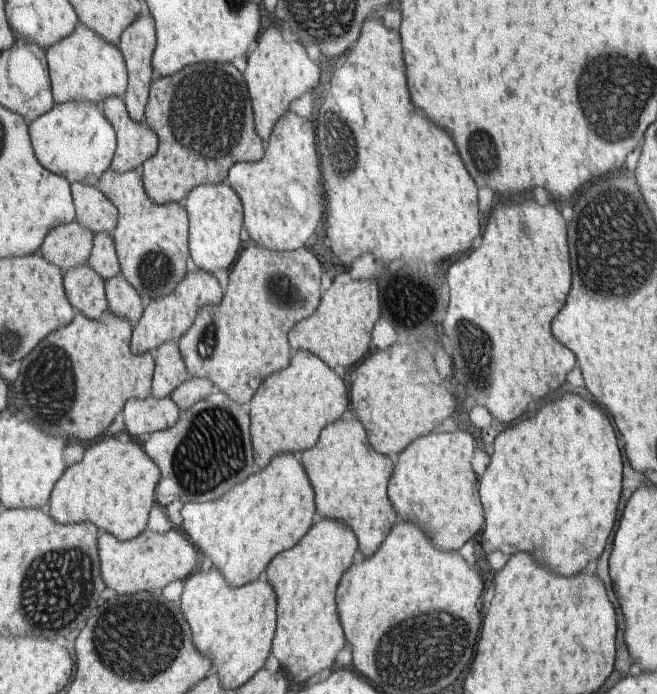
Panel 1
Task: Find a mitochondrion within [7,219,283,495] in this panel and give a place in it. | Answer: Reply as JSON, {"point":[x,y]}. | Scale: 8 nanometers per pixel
{"point":[48,390]}

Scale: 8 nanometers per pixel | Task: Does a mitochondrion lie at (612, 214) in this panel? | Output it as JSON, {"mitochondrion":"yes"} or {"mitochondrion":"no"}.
{"mitochondrion":"yes"}

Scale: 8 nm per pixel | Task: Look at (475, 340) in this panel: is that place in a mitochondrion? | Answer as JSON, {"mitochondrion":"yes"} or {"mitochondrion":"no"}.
{"mitochondrion":"yes"}

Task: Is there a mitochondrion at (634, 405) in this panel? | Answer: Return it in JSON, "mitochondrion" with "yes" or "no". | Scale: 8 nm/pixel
{"mitochondrion":"no"}

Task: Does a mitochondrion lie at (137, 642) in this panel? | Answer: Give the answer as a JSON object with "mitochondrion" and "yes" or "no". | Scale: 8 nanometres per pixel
{"mitochondrion":"yes"}

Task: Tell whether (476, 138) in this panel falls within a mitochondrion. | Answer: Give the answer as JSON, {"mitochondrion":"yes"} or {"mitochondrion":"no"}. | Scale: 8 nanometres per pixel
{"mitochondrion":"yes"}

